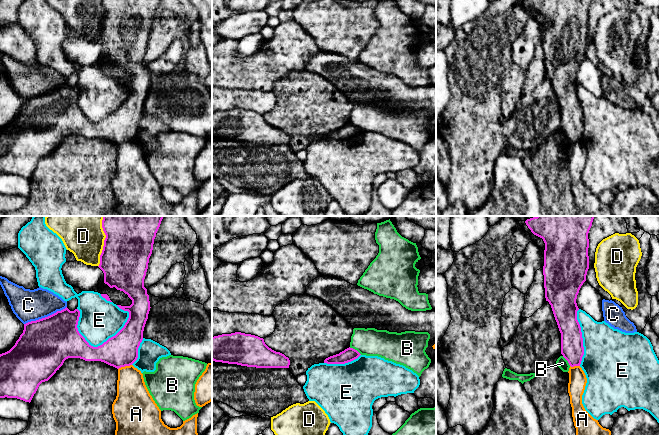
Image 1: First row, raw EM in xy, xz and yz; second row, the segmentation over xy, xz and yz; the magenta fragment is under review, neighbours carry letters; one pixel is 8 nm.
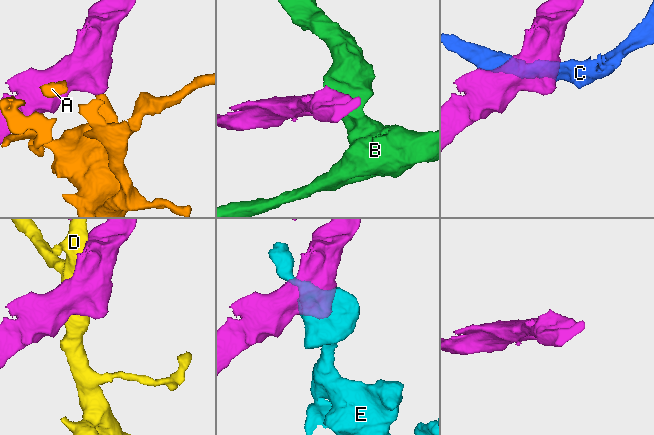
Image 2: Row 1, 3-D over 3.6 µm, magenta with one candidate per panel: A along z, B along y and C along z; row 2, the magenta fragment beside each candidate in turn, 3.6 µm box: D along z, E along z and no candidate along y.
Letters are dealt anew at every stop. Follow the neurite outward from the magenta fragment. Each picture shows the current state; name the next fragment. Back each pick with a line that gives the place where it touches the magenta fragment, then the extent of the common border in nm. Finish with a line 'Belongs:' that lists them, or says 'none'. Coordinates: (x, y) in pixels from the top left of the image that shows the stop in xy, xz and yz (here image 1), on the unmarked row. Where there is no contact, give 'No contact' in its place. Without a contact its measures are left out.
Belongs: none

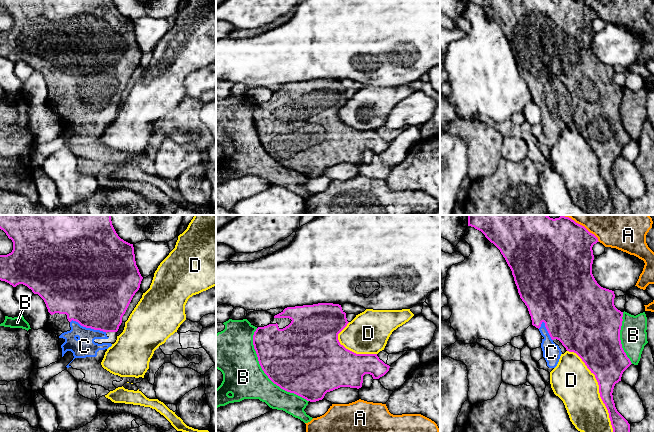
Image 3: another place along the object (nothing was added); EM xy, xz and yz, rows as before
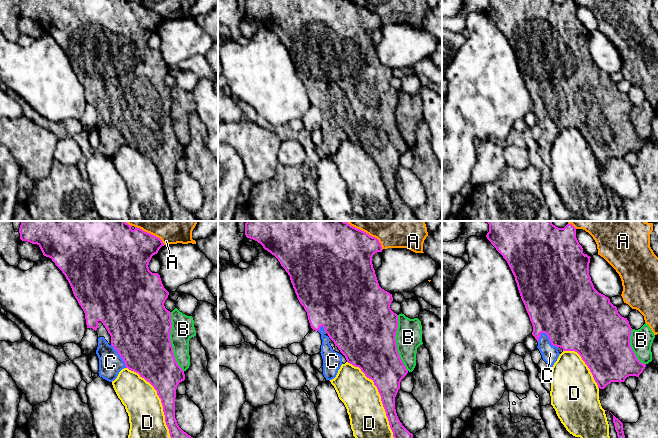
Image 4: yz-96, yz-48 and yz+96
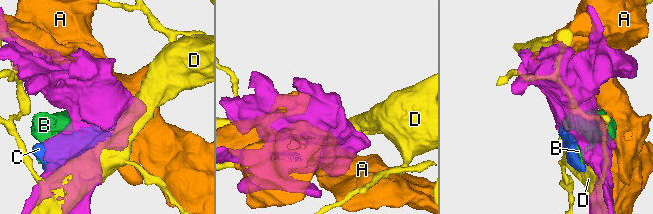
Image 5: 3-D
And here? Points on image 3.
C: Touches magenta at xy (88, 103). Shared border 300 nm
Belongs: C

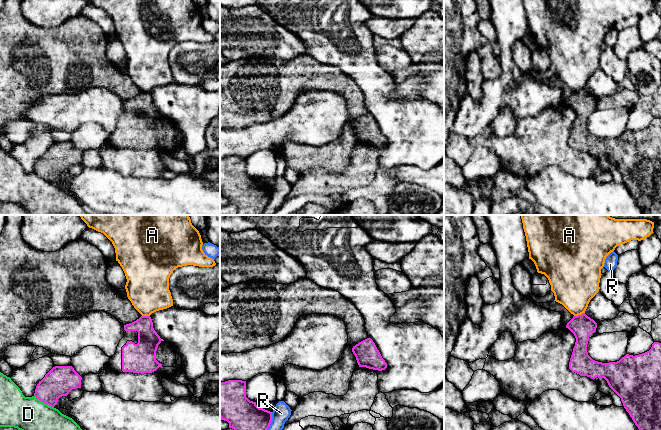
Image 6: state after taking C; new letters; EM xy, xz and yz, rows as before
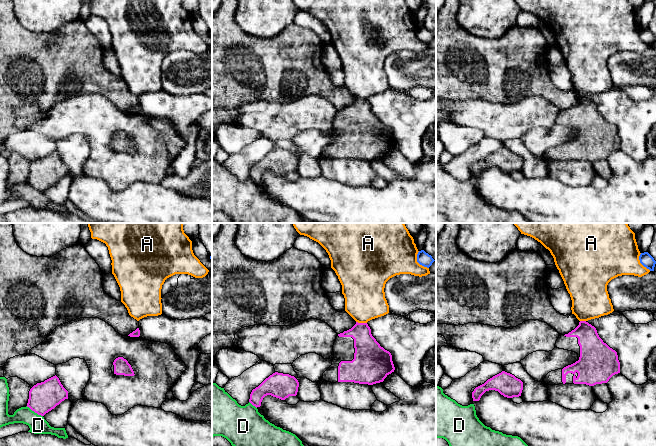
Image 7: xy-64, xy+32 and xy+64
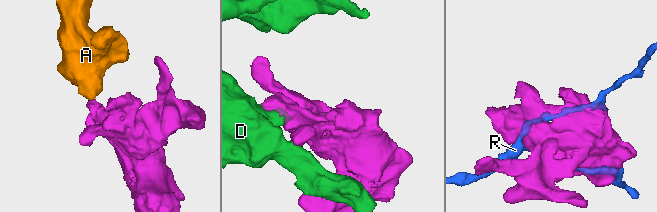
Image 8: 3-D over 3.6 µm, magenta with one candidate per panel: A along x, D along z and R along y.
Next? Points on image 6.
Belongs: none

